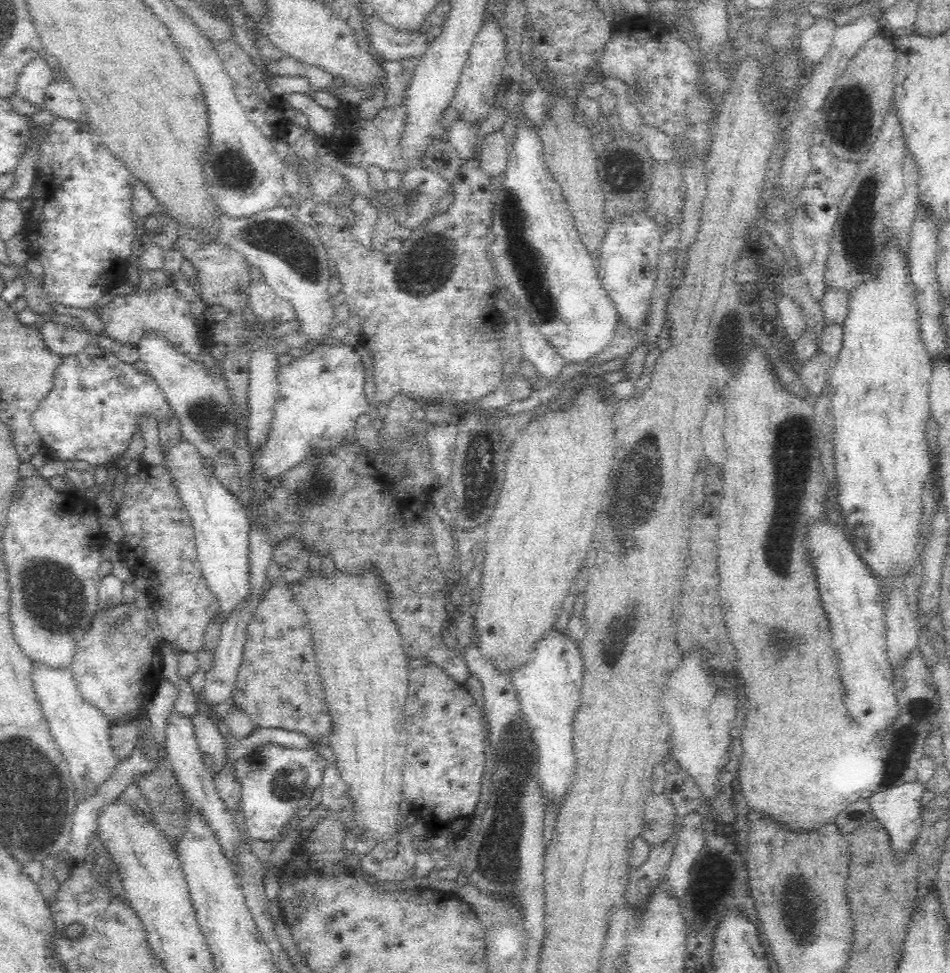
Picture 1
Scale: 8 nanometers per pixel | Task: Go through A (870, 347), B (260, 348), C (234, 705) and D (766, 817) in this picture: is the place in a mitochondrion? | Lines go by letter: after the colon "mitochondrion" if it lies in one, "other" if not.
A: other
B: other
C: other
D: other

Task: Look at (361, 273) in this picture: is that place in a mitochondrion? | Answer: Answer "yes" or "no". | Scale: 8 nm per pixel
no

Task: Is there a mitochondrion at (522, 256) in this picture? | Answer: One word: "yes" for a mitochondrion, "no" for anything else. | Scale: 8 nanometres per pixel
yes

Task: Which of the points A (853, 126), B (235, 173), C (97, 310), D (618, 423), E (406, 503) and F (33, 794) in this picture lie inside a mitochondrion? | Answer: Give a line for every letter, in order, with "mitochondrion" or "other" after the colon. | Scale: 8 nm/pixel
A: mitochondrion
B: mitochondrion
C: other
D: other
E: other
F: mitochondrion

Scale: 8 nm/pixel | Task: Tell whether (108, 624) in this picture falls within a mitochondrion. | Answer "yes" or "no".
yes

